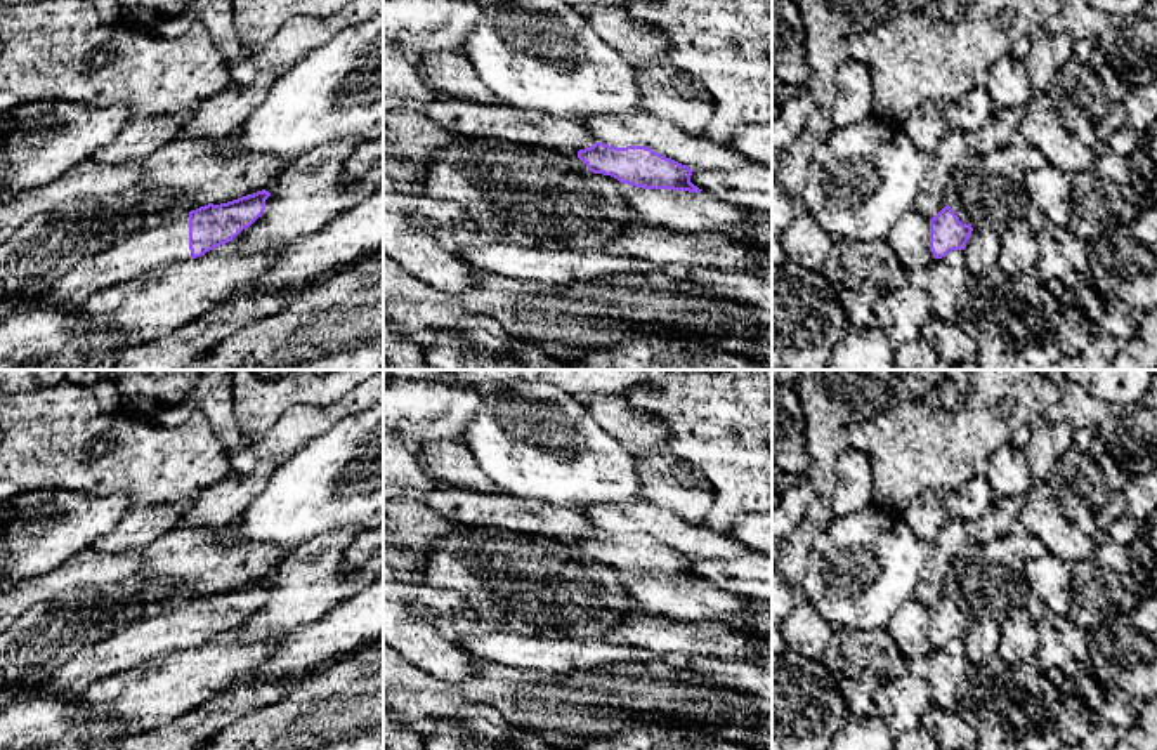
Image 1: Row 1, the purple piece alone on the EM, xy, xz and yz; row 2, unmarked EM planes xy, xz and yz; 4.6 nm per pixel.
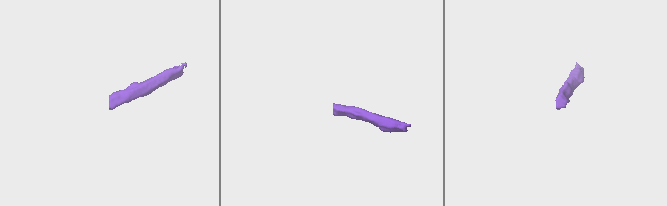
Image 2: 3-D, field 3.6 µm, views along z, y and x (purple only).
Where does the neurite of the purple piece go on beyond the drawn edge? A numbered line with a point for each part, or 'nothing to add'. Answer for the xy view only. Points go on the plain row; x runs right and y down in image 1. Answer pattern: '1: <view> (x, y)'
1: xy (98, 657)

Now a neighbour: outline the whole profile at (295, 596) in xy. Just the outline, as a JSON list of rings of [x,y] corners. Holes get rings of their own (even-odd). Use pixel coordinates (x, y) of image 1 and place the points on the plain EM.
[[[383,512],[366,526],[331,530],[324,535],[314,536],[297,547],[279,566],[276,566],[265,580],[271,585],[265,589],[264,602],[246,618],[243,618],[232,630],[226,632],[232,637],[246,641],[250,635],[284,634],[297,630],[300,625],[319,620],[331,608],[345,599],[359,594],[366,585],[383,576],[383,547],[368,557],[366,564],[343,571],[342,559],[354,538],[366,528],[376,528],[383,523]]]

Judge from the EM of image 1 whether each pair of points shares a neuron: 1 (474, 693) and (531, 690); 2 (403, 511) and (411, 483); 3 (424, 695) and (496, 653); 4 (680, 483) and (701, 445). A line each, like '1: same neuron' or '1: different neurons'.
1: same neuron
2: different neurons
3: different neurons
4: different neurons

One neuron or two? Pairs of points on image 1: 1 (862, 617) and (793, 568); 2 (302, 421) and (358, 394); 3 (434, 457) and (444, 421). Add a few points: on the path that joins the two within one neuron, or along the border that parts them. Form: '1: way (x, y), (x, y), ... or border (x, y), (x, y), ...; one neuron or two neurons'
1: border (819, 537), (809, 552), (807, 570), (797, 591); two neurons
2: way (316, 421), (344, 408); one neuron
3: border (457, 440), (429, 440), (413, 448); two neurons

